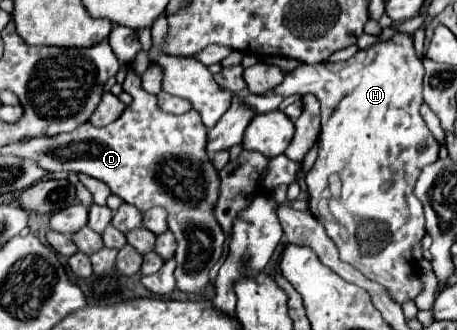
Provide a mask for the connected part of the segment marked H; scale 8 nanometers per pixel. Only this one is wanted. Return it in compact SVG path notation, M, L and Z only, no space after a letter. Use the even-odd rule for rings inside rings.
M396 34L396 36L390 38L390 40L382 40L382 42L370 46L370 48L366 48L366 50L358 50L358 52L356 52L350 60L346 60L346 62L326 62L326 64L314 64L314 66L312 66L312 64L302 64L302 66L298 66L296 70L288 72L286 78L284 78L284 82L282 82L278 88L272 88L270 92L260 94L260 96L256 96L256 94L244 96L244 98L246 98L246 104L250 104L250 108L256 108L258 114L276 110L278 104L280 104L284 98L292 96L292 94L304 96L304 94L310 92L310 94L314 94L314 96L320 100L320 104L322 104L322 132L320 132L320 138L318 138L318 160L314 162L312 170L306 174L306 184L308 184L308 208L310 208L312 216L324 226L324 230L326 230L326 234L332 238L332 242L338 246L338 250L340 250L340 260L342 260L342 262L348 262L350 266L354 266L356 270L360 270L368 280L372 280L372 282L384 286L384 290L390 294L390 298L394 298L394 302L398 302L398 304L404 304L404 302L408 302L408 300L414 300L414 298L422 292L422 286L424 286L422 280L420 280L420 274L418 274L416 258L414 258L414 254L412 254L414 244L418 244L418 242L422 240L422 236L424 236L422 204L420 204L420 200L414 196L414 184L416 184L418 174L422 172L422 168L428 166L428 164L432 164L434 160L438 160L438 150L440 150L438 142L434 140L434 136L430 134L430 130L426 128L426 124L424 124L424 120L422 120L422 116L420 116L420 106L422 106L422 102L424 102L424 100L422 100L422 78L424 78L424 66L422 66L422 62L418 60L418 56L416 56L416 52L414 52L412 36L408 36L408 34ZM340 230L346 230L346 234L348 234L348 238L350 238L348 242L342 240L342 232L340 232Z

